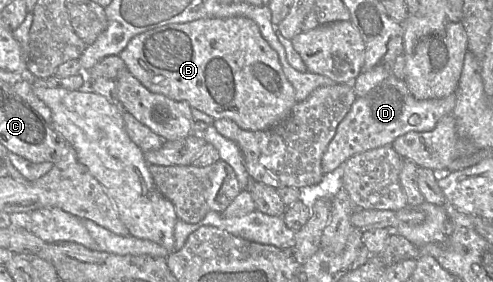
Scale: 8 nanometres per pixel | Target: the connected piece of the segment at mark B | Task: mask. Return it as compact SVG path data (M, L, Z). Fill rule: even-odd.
M247 17L160 26L133 37L119 56L149 91L185 101L214 120L232 120L244 130L262 131L279 125L297 103L277 52Z

